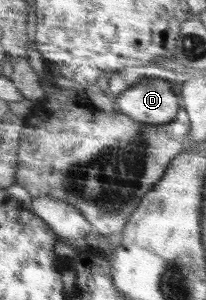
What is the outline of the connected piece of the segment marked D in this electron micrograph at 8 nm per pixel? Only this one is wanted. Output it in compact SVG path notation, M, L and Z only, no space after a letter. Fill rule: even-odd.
M159 77L141 82L114 96L115 107L136 122L169 123L179 111L180 96L173 92L173 83Z

